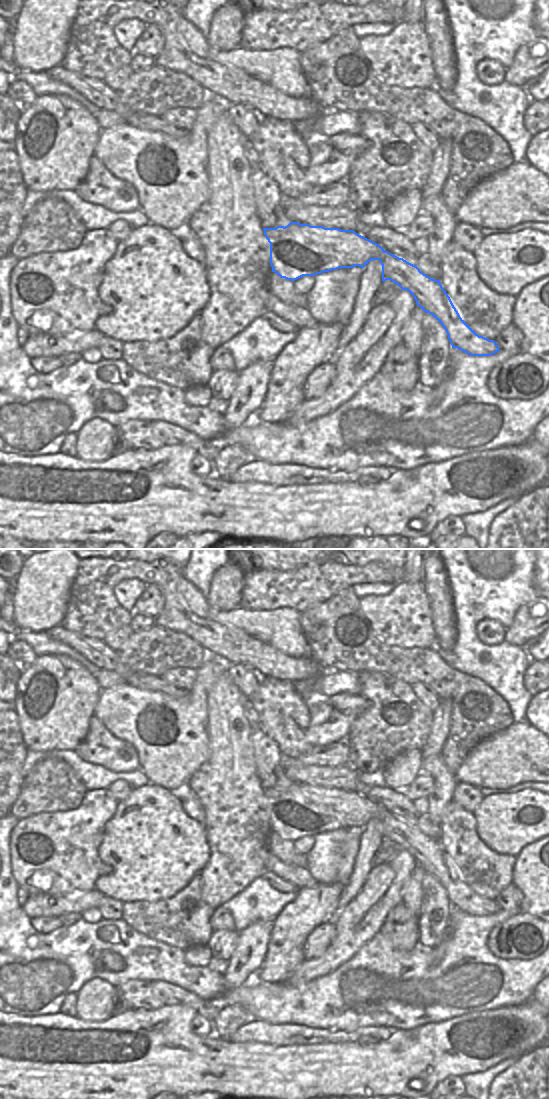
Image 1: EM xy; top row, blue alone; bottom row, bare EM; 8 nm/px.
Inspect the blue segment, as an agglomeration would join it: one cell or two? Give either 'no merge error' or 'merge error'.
merge error

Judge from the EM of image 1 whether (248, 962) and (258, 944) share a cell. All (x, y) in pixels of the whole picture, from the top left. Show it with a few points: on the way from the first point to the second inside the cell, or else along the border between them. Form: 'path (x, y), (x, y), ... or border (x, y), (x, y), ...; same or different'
path (249, 958), (254, 948); same

